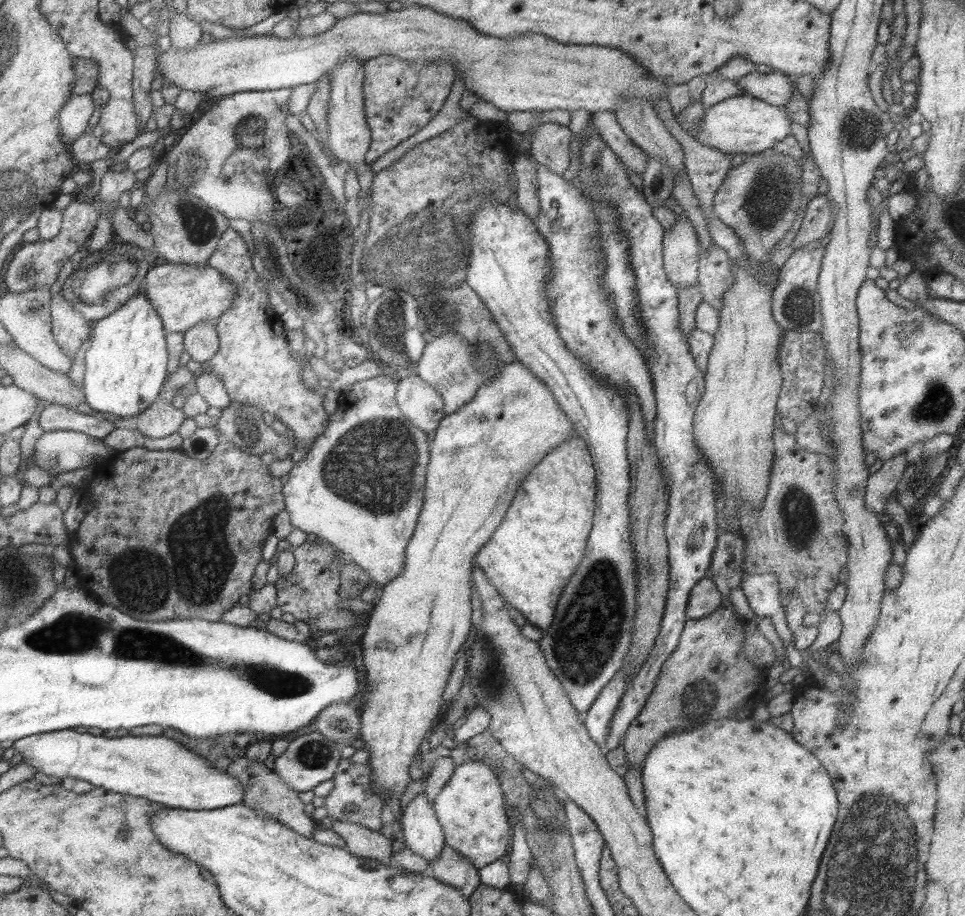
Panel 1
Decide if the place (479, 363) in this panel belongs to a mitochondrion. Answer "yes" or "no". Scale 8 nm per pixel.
yes

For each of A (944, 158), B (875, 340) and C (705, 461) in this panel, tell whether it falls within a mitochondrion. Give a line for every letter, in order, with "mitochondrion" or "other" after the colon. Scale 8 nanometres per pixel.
A: other
B: other
C: other

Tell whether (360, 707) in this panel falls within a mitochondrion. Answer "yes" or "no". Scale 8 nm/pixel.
no

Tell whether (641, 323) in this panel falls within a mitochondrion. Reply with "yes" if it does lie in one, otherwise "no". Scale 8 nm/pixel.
no

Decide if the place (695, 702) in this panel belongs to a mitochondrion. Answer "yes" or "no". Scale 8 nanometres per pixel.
yes

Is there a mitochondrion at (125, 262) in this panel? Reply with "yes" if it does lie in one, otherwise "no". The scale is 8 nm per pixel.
yes

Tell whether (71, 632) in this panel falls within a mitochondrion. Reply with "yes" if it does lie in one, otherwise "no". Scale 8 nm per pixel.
yes

